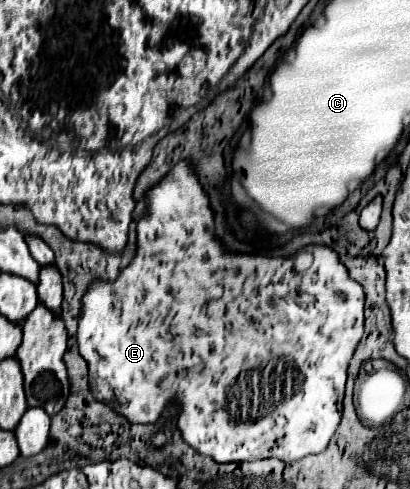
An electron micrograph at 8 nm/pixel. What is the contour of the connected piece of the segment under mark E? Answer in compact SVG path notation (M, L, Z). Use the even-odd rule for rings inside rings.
M189 160L179 162L173 168L173 172L161 180L161 184L157 184L153 190L149 190L147 202L149 202L147 216L141 218L137 224L137 226L141 226L141 234L137 234L137 252L135 252L135 258L131 260L131 264L125 270L121 270L121 274L115 282L109 282L109 280L93 282L89 286L87 294L83 296L83 312L81 312L81 320L79 320L77 340L79 340L79 352L89 364L89 378L93 378L91 380L93 396L99 402L109 404L115 412L125 416L131 424L153 424L159 420L163 408L167 406L167 402L171 398L181 400L183 410L179 414L177 426L179 426L185 442L189 442L197 452L211 456L219 464L263 460L263 458L277 458L283 462L293 462L293 460L301 460L309 454L323 452L341 422L347 364L355 352L355 346L359 344L359 340L363 336L365 296L363 296L361 286L349 278L347 268L339 262L337 254L327 246L315 246L313 264L307 270L307 276L299 276L299 278L295 274L293 258L279 260L279 258L263 258L263 256L227 252L213 238L213 212L209 208L209 198L203 192L201 182L195 176L195 168ZM289 328L291 328L291 338L285 338L285 332L289 332Z

